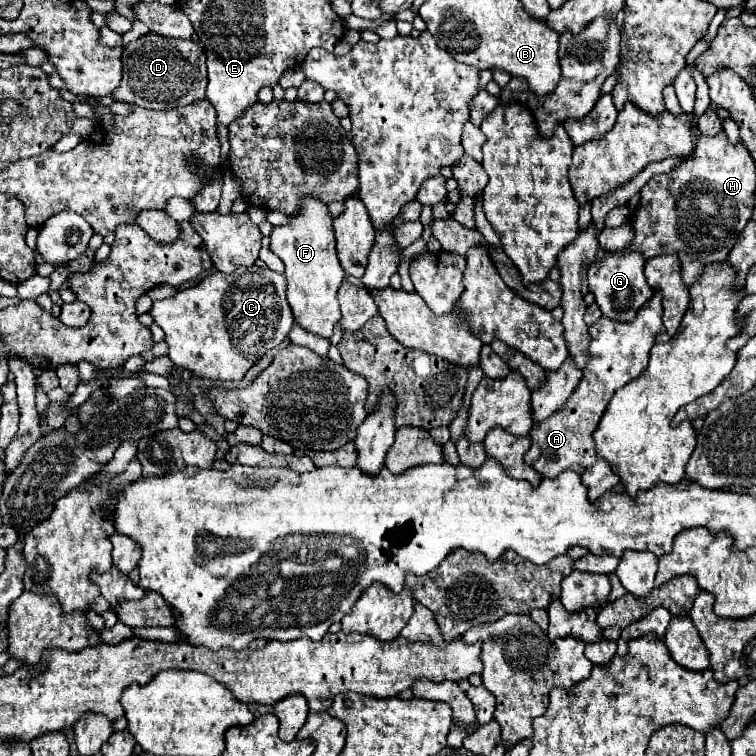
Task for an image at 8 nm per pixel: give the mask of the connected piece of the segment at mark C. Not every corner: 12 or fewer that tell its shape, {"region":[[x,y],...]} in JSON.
{"region":[[211,273],[149,315],[169,359],[241,381],[291,331],[285,275]]}

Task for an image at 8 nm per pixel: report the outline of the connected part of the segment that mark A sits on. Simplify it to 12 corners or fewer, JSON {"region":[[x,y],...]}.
{"region":[[659,295],[631,323],[599,319],[583,379],[531,429],[525,463],[577,471],[599,499],[619,483],[593,431],[663,331]]}

